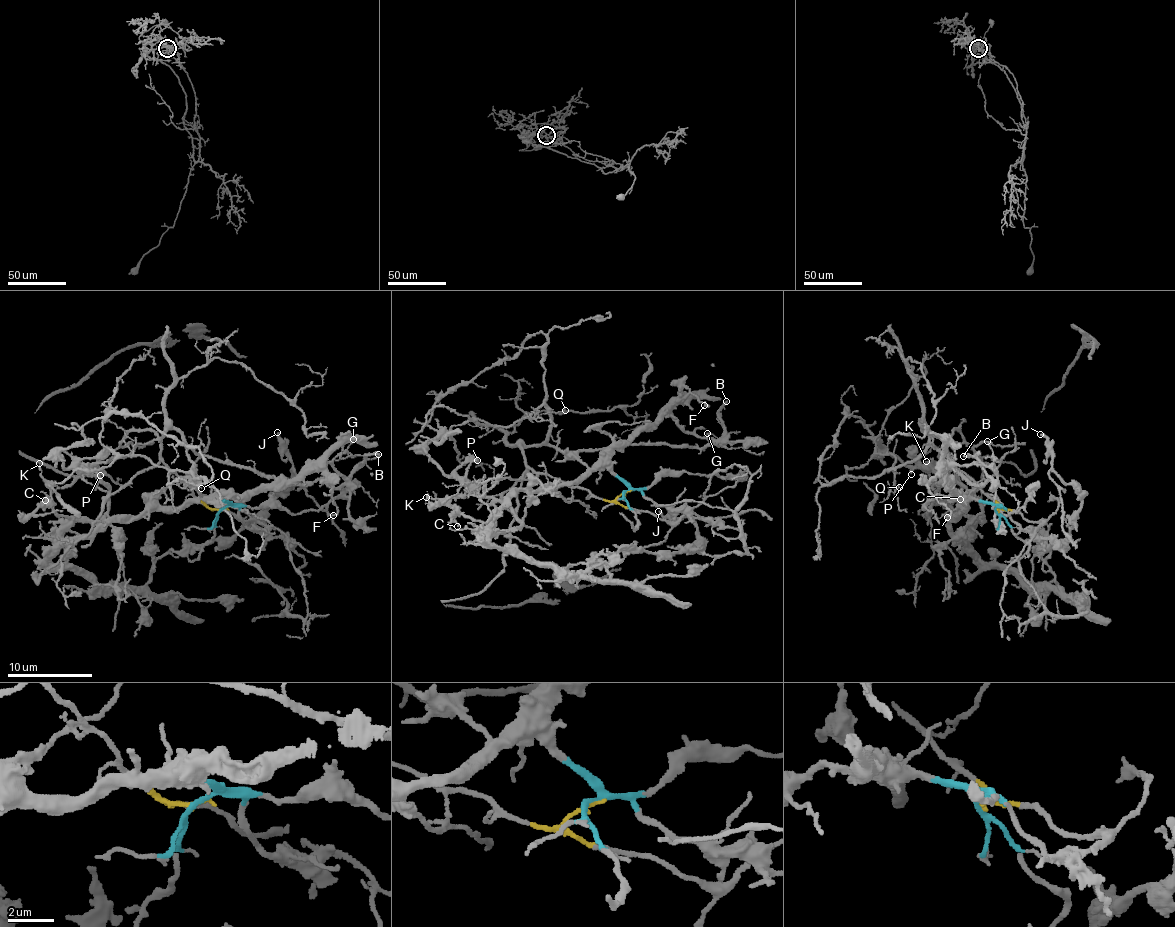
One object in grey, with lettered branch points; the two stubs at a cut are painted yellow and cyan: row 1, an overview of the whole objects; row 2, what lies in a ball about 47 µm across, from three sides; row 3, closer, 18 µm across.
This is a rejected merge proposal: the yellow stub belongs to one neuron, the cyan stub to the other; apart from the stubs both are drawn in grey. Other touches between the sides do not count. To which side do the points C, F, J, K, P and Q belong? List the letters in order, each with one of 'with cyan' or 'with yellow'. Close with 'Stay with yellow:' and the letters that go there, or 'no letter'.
C: with cyan
F: with cyan
J: with cyan
K: with cyan
P: with cyan
Q: with yellow
Stay with yellow: Q

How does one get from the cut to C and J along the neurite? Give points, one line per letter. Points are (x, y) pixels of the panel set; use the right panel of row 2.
C: (996, 510), (961, 499), (965, 507), (948, 515), (960, 538), (970, 523), (948, 499), (960, 499)
J: (996, 510), (961, 499), (948, 515), (979, 559), (1057, 588), (1039, 550), (1065, 542), (1081, 502), (1040, 433)

